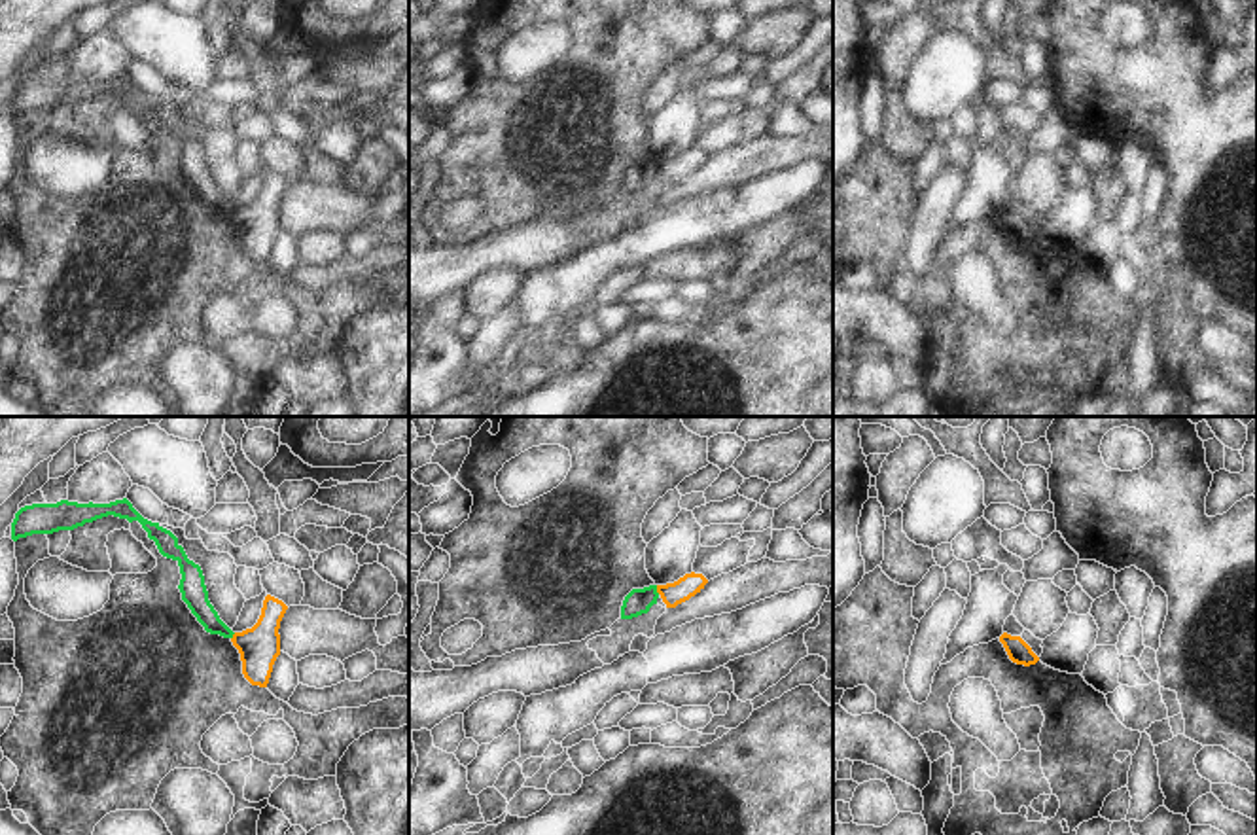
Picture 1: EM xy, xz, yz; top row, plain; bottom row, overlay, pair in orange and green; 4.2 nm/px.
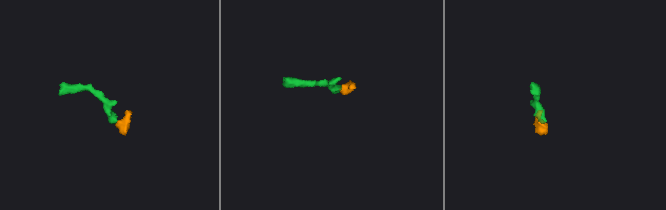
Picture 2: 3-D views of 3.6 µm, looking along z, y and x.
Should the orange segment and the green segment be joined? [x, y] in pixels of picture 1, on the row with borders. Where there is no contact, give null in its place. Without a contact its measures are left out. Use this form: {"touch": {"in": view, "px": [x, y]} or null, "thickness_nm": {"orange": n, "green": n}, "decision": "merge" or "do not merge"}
{"touch": {"in": "xz", "px": [657, 589]}, "thickness_nm": {"orange": 100, "green": 110}, "decision": "do not merge"}

